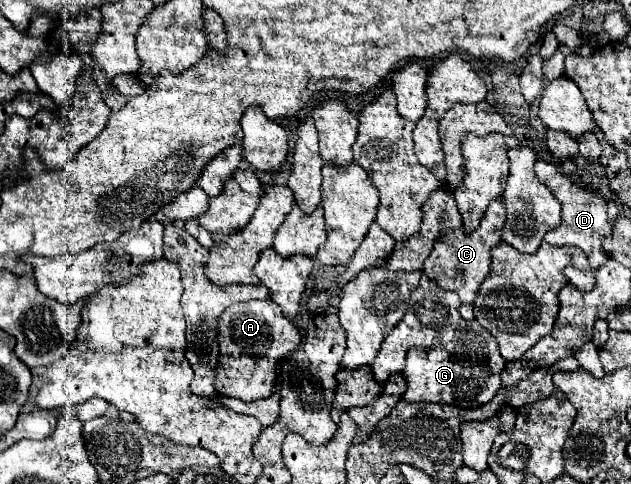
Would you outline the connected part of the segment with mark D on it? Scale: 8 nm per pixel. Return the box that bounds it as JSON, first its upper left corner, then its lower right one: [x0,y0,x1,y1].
[536,160,612,290]

